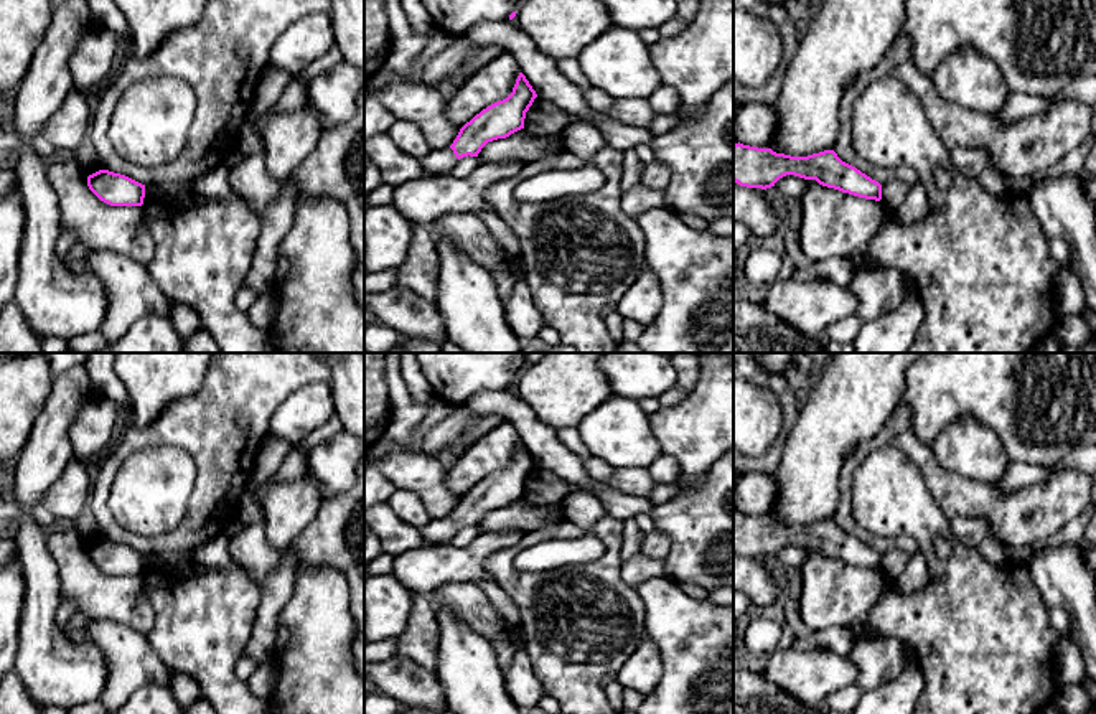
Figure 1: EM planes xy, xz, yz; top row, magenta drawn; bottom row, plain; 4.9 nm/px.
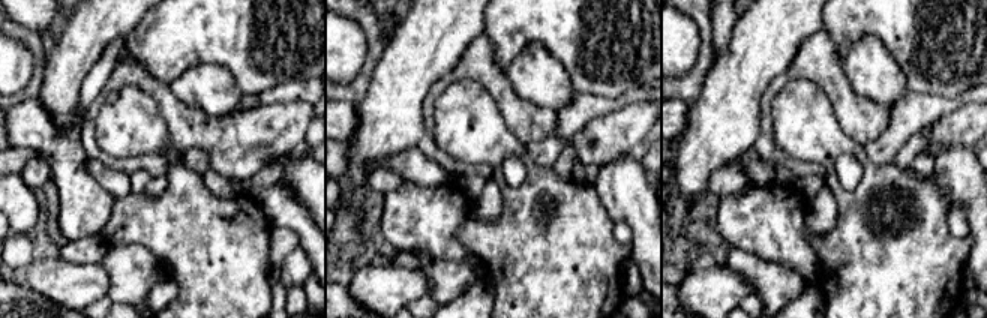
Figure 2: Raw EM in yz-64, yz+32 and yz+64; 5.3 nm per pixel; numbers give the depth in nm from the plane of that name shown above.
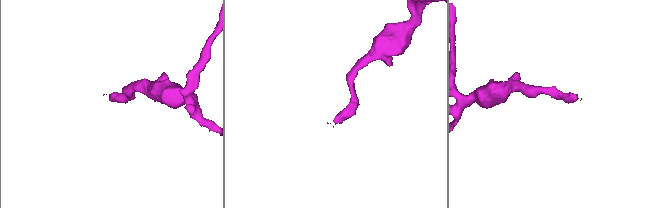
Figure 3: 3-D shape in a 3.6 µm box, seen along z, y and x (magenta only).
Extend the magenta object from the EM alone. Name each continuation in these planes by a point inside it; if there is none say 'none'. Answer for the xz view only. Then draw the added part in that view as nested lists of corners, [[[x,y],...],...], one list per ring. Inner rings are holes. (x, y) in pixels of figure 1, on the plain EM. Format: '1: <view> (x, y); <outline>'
1: xz (439, 531); [[[450,516],[440,519],[430,519],[429,524],[420,528],[420,534],[425,544],[445,544],[450,543],[457,534],[458,528],[455,526]]]

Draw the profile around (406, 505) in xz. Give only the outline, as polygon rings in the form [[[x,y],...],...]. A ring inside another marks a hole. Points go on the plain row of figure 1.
[[[396,490],[387,503],[402,521],[419,529],[432,519],[420,498],[410,491]]]

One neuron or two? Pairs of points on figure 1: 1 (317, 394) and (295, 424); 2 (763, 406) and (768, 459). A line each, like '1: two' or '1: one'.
1: one
2: two

